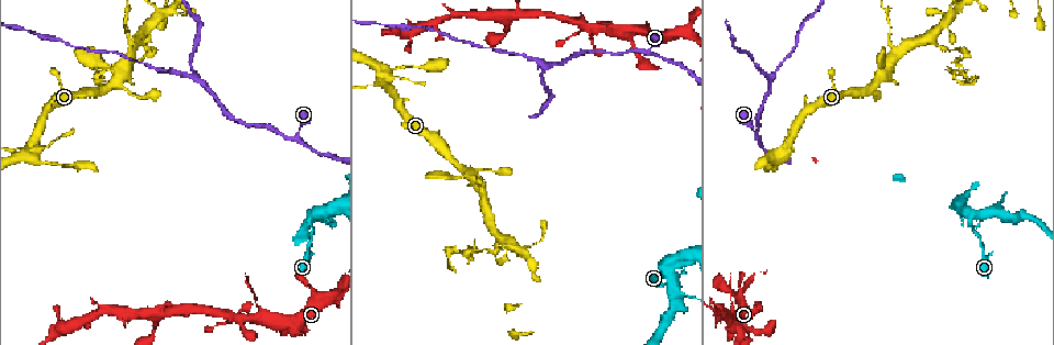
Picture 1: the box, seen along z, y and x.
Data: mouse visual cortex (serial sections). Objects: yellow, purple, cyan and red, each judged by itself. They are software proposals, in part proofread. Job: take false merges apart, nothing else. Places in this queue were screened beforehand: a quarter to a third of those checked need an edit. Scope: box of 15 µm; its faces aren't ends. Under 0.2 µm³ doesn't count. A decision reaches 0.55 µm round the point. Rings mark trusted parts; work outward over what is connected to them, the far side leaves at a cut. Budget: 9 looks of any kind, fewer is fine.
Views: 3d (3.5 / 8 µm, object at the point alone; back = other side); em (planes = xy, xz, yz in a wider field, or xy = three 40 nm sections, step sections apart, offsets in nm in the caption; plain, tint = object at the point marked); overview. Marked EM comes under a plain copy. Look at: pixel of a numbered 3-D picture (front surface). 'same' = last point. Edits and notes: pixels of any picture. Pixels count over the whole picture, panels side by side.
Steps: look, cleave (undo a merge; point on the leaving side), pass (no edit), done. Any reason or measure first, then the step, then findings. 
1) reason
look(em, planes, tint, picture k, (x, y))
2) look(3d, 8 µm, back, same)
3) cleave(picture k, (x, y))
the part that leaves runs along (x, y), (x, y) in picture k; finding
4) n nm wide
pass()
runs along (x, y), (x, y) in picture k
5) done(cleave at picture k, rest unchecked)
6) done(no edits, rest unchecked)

three arms meet
look(em, xy, step 5, tint, picture 1, (337, 295))

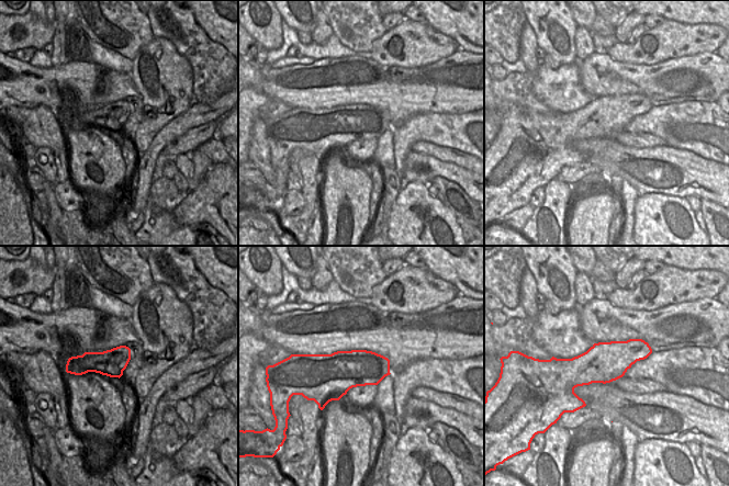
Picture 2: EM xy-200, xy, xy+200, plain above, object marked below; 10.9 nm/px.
wider look
look(3d, 3.5 µm, same)

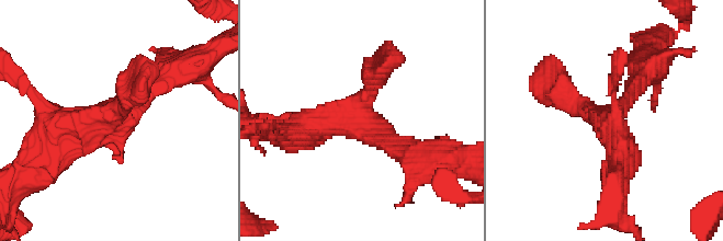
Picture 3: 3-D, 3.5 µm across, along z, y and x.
pass()
runs along (53, 147), (137, 80) in picture 3; continuous, no second cell

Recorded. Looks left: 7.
look(3d, 8 µm, picture 1, (635, 29))

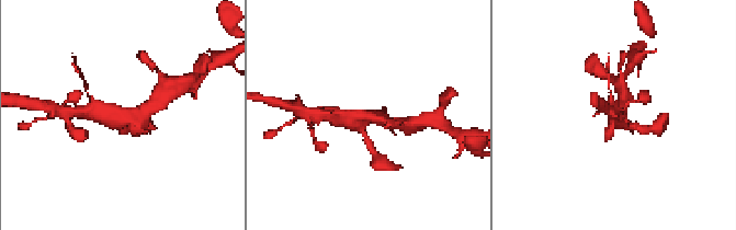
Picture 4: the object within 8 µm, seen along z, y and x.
look(3d, 3.5 µm, picture 4, (119, 118))

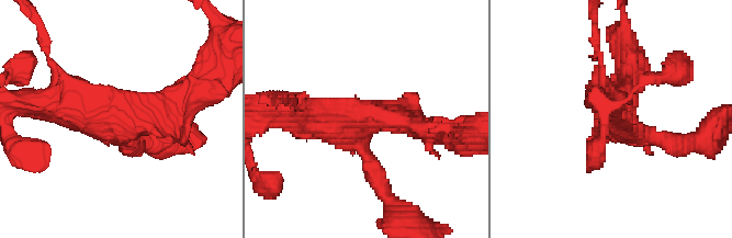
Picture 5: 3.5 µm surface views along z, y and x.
3 arms; arms of 200, 300, 500 nm
look(em, xy, step 3, tint, picture 5, (126, 115))

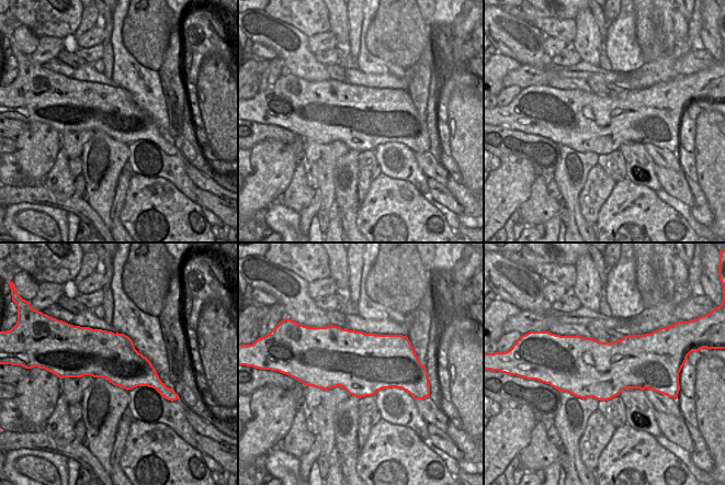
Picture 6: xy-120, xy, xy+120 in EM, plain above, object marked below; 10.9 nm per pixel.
pass()
runs along (436, 133), (301, 110) in picture 5; one cell here

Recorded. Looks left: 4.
branch point
look(3d, 3.5 µm, back, picture 1, (297, 135))

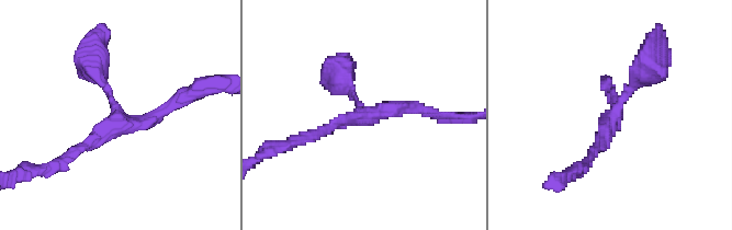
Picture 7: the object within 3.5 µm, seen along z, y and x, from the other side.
look(em, xy, step 5, tint, picture 7, (610, 116))

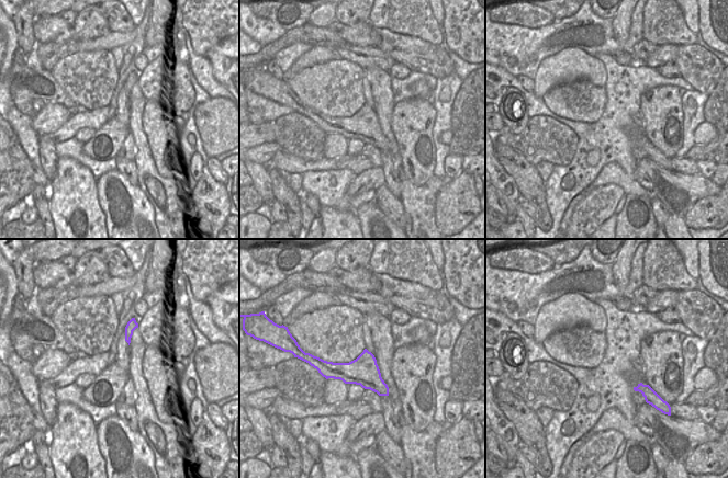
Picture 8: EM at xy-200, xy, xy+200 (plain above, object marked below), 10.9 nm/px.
320 nm wide
pass()
runs along (315, 360), (364, 372), (385, 393) in picture 8; all the same cell

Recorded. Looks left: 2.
a fork
look(3d, 3.5 µm, picture 1, (541, 66))

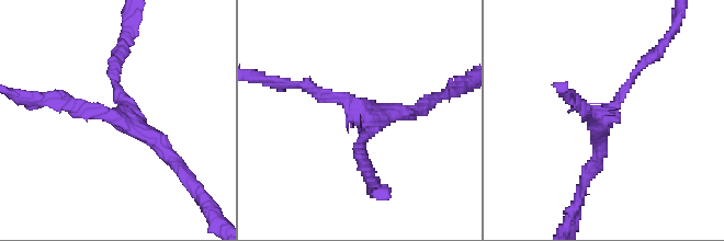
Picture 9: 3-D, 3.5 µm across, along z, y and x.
3 arms; arms of 150, 200, 200 nm; need the tissue
look(em, xy, step 5, tint, picture 9, (603, 118))

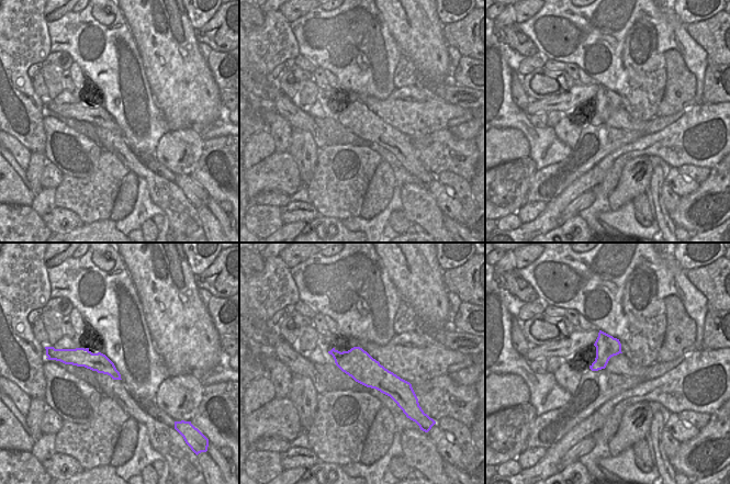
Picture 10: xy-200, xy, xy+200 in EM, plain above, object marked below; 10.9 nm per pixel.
pass()
runs along (178, 164), (134, 125), (60, 94) in picture 9; one cell here

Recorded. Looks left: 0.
done(no edits, rest unchecked)

